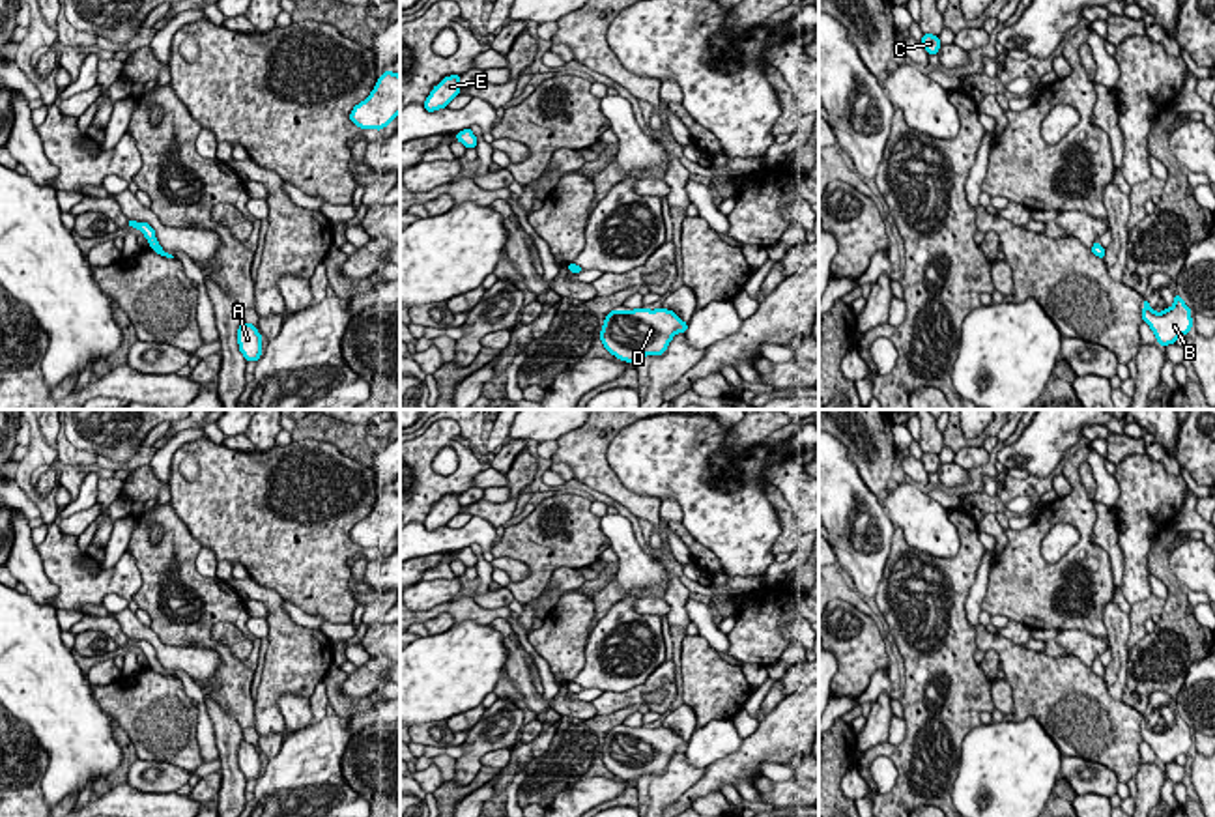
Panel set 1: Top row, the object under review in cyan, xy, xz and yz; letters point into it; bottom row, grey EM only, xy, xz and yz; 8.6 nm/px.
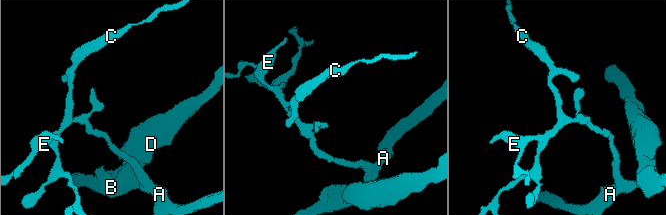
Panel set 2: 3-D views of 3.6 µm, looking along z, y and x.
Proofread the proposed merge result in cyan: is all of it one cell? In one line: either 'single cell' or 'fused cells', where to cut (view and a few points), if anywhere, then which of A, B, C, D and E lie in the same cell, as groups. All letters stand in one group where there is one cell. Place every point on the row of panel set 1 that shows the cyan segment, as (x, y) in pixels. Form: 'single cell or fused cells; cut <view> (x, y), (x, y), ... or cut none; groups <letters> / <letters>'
single cell; cut none; groups A B C D E

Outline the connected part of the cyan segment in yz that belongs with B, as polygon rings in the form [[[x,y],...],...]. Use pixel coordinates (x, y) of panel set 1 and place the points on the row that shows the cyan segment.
[[[1174,294],[1174,305],[1163,312],[1155,312],[1148,299],[1142,305],[1142,320],[1151,327],[1161,346],[1174,344],[1178,337],[1187,335],[1193,327],[1191,308],[1178,294]]]

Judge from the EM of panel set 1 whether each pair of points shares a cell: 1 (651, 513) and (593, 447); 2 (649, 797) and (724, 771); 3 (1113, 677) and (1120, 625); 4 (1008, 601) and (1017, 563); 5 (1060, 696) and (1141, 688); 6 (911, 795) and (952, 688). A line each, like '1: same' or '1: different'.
1: same
2: different
3: same
4: same
5: different
6: same

